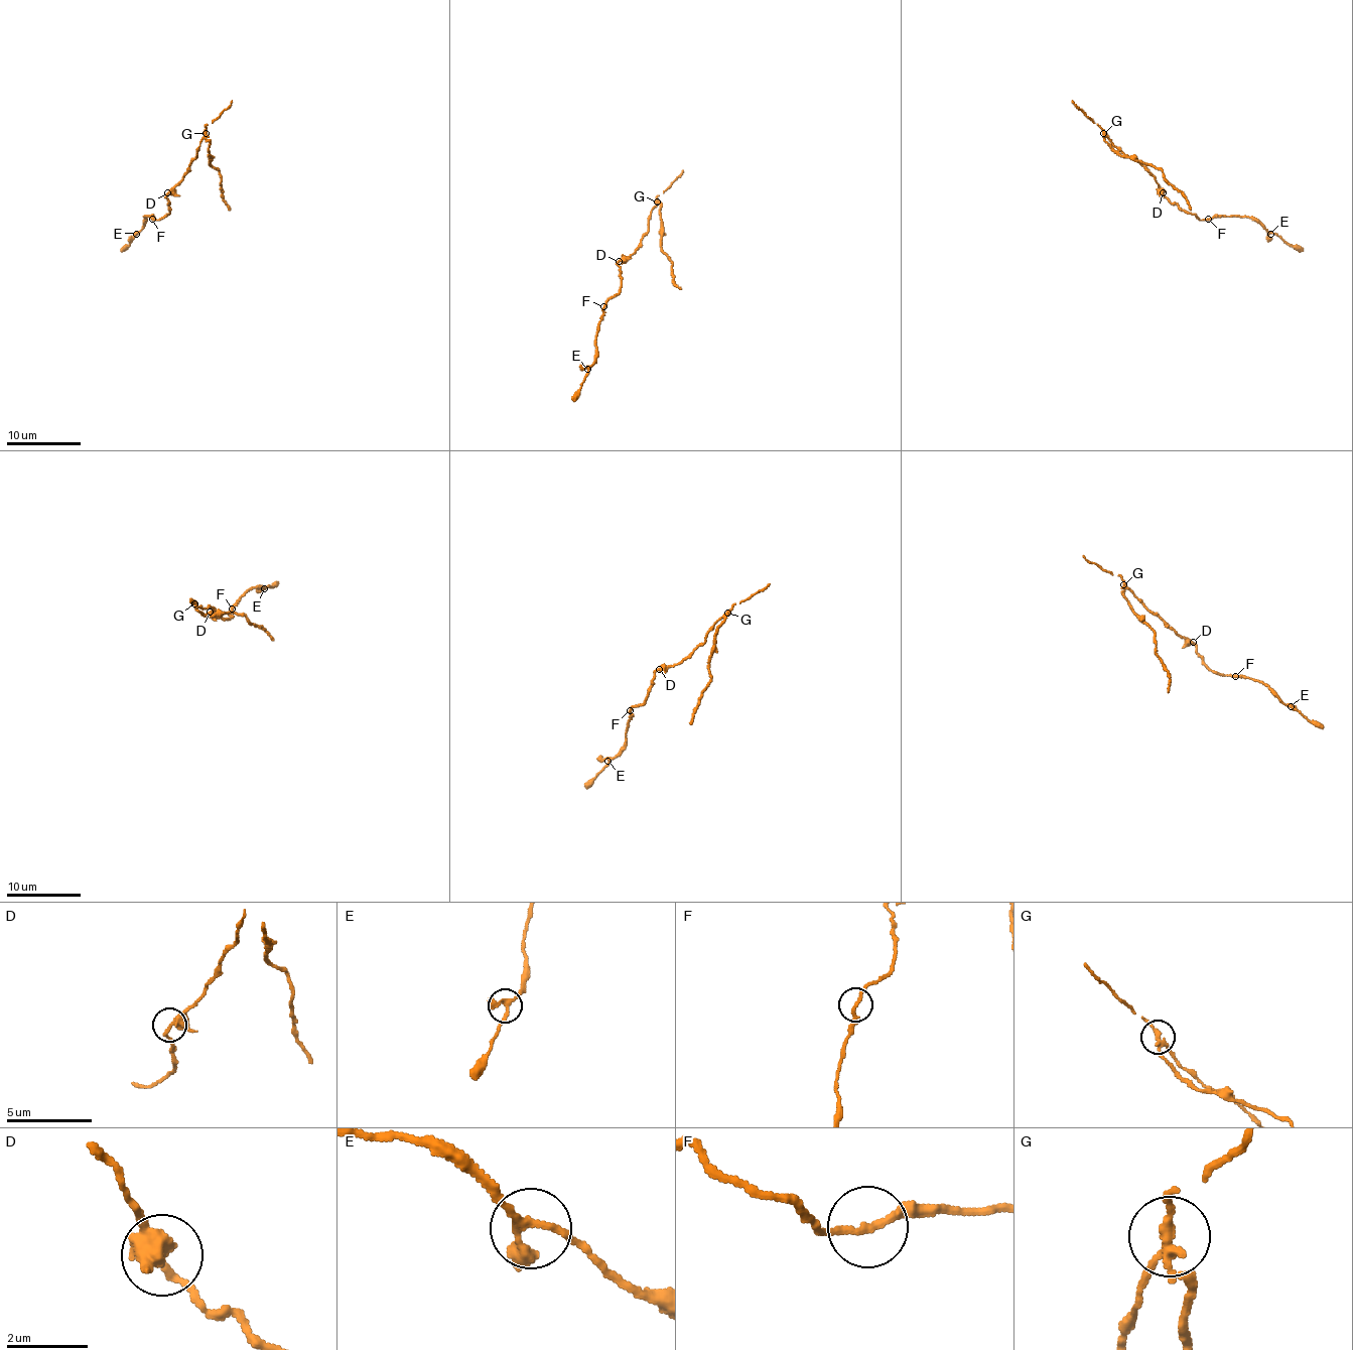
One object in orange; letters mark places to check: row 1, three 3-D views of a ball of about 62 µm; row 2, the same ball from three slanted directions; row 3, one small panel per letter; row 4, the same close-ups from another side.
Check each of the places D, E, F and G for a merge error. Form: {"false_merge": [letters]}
{"false_merge": ["G"]}

